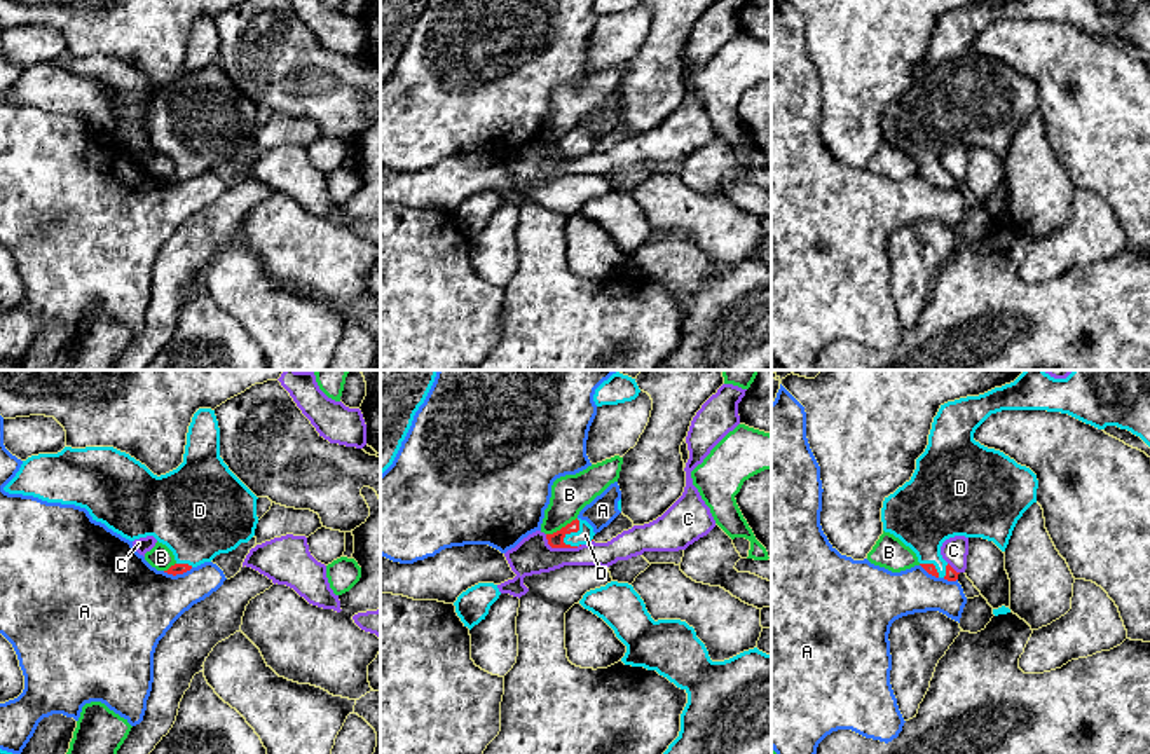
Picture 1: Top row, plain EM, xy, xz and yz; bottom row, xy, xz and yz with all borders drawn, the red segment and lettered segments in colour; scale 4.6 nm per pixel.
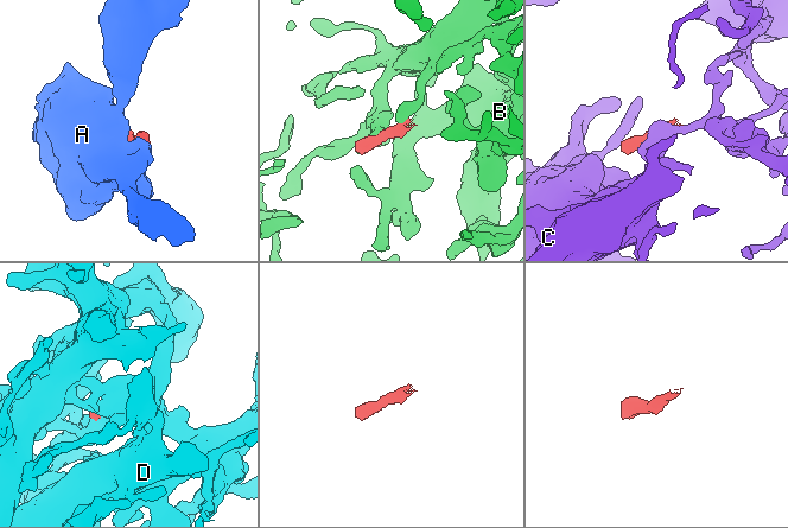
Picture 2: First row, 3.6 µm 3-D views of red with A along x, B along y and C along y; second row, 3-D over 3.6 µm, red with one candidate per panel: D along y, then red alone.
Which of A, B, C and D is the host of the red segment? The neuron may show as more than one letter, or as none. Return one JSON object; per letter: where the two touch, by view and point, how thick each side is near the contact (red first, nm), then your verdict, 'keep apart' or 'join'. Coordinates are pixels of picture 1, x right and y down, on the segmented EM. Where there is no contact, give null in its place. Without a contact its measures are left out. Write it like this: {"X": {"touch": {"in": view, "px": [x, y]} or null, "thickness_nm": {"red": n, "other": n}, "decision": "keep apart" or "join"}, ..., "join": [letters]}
{"A": {"touch": {"in": "xy", "px": [177, 573]}, "thickness_nm": {"red": 50, "other": 400}, "decision": "keep apart"}, "B": {"touch": {"in": "xz", "px": [562, 527]}, "thickness_nm": {"red": 70, "other": 180}, "decision": "keep apart"}, "C": {"touch": {"in": "xz", "px": [561, 547]}, "thickness_nm": {"red": 70, "other": 180}, "decision": "keep apart"}, "D": {"touch": {"in": "xz", "px": [573, 531]}, "thickness_nm": {"red": 70, "other": 80}, "decision": "join"}, "join": ["D"]}

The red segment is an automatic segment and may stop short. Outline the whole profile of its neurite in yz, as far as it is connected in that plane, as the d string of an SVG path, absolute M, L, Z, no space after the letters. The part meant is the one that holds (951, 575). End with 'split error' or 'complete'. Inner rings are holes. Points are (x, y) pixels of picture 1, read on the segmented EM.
M1024 370L1010 384L941 405L911 480L885 497L881 508L883 531L909 546L920 566L935 578L956 581L960 574L941 555L946 539L982 538L1005 552L1017 520L1037 503L1037 475L974 440L975 429L1002 410L1061 412L1098 429L1127 429L1150 447L1150 370L1073 370L1066 379Z; split error

